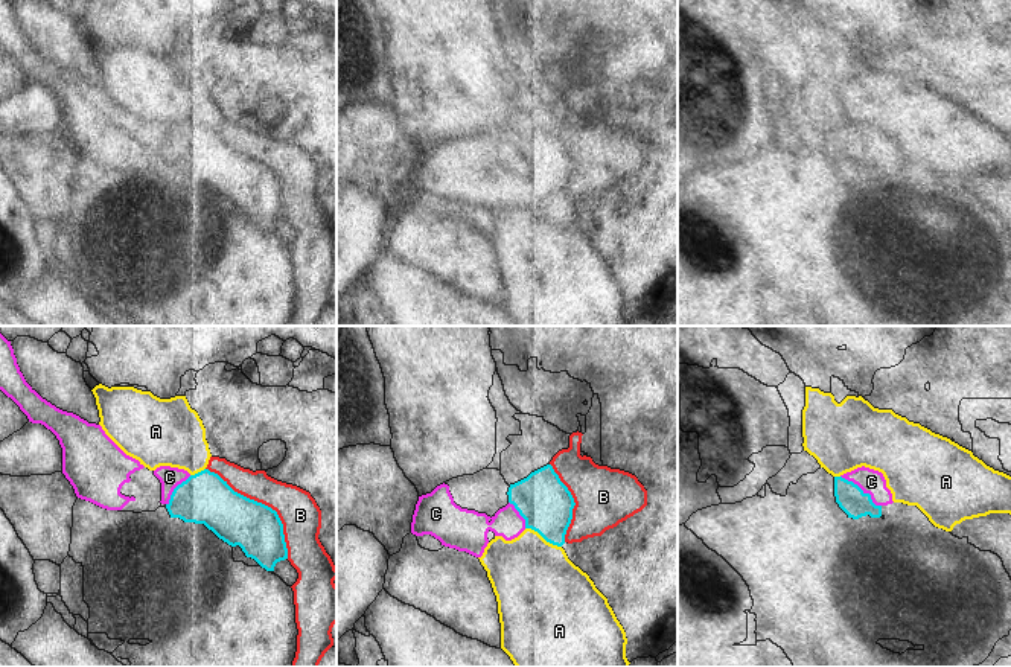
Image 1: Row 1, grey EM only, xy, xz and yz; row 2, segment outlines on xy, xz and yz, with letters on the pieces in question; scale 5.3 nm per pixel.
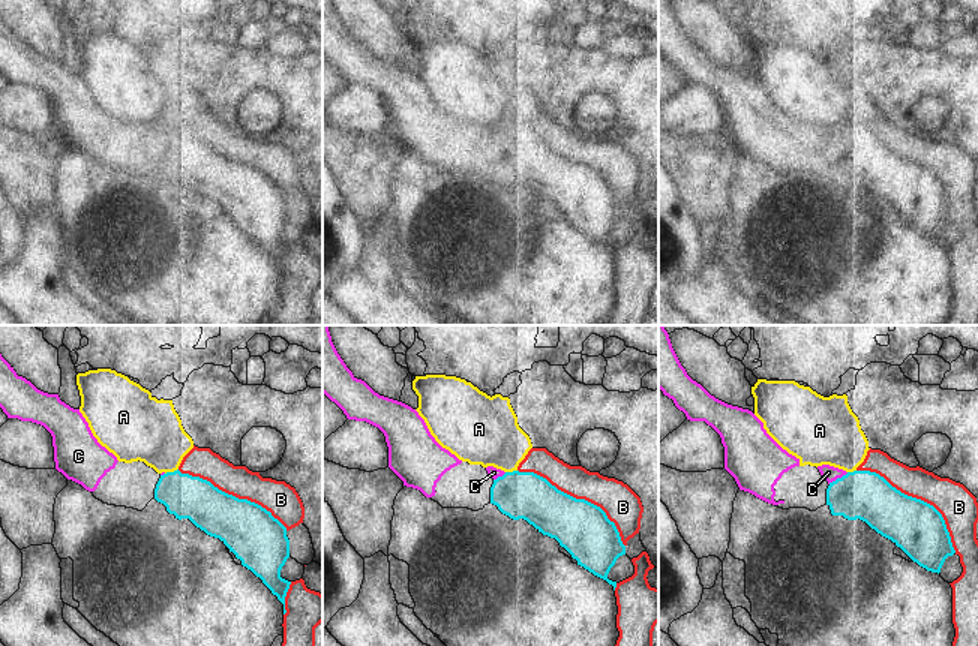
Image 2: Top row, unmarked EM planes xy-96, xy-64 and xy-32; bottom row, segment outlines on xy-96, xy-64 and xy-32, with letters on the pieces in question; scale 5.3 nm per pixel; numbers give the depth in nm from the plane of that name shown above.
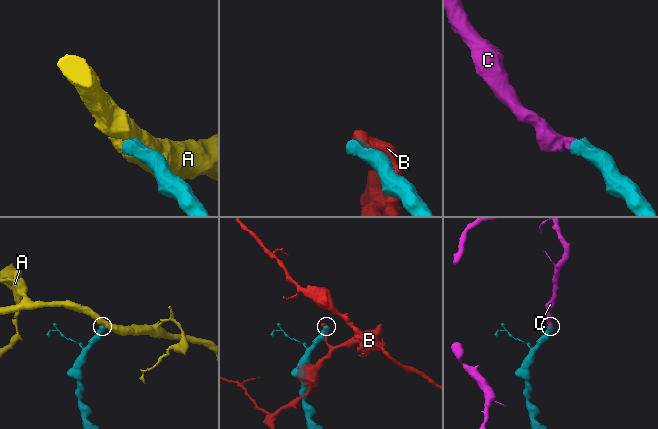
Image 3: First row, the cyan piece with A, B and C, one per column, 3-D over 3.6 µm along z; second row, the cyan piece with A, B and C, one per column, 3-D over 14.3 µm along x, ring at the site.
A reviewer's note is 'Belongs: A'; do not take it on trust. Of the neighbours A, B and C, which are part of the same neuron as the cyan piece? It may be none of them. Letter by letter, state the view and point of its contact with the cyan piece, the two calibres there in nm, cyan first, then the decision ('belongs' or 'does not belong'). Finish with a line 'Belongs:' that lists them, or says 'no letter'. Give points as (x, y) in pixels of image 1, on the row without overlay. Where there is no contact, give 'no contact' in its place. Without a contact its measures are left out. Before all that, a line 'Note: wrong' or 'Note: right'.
Note: wrong
A: xz (544, 197) | 280/440 nm | does not belong
B: xy (264, 163) | 260/200 nm | does not belong
C: yz (861, 148) | 150/130 nm | belongs
Belongs: C

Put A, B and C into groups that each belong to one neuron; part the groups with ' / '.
A / B / C

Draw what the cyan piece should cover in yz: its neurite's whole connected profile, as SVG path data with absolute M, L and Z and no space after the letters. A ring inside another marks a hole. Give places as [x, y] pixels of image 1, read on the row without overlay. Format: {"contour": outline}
{"contour": "M865 125L834 136L834 155L839 166L853 178L866 174L880 177L882 166L894 161L883 132Z"}

